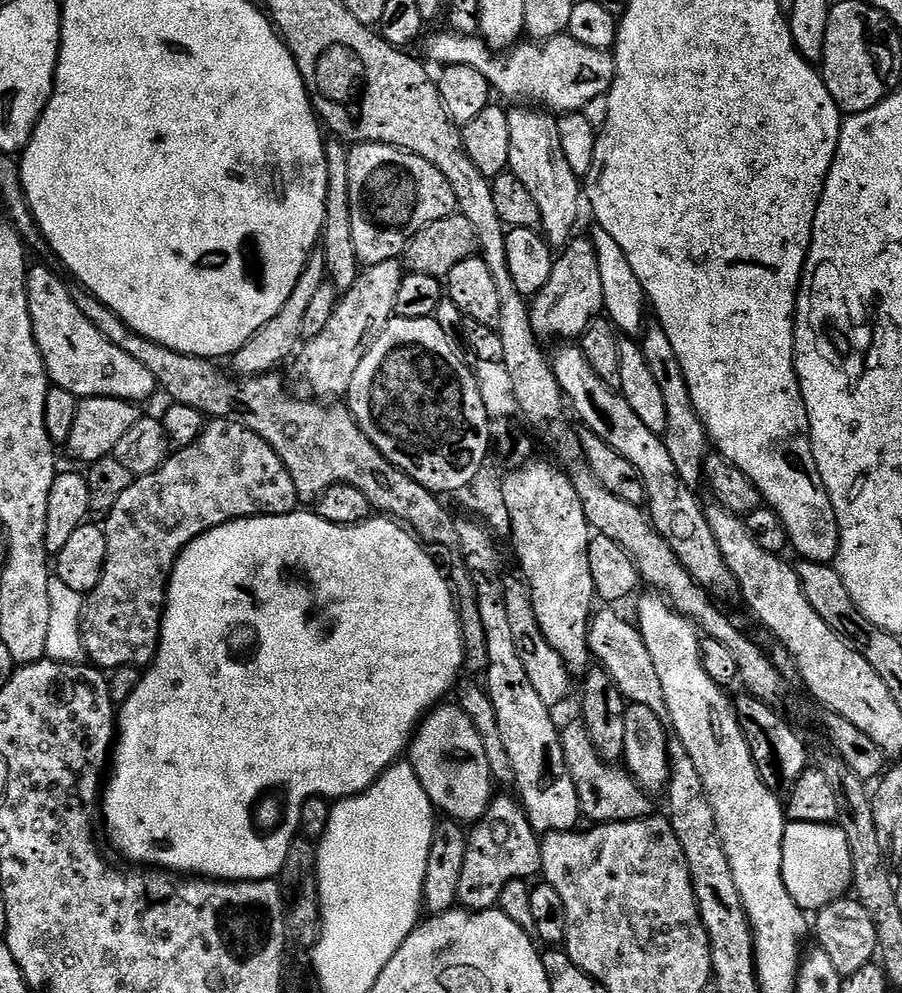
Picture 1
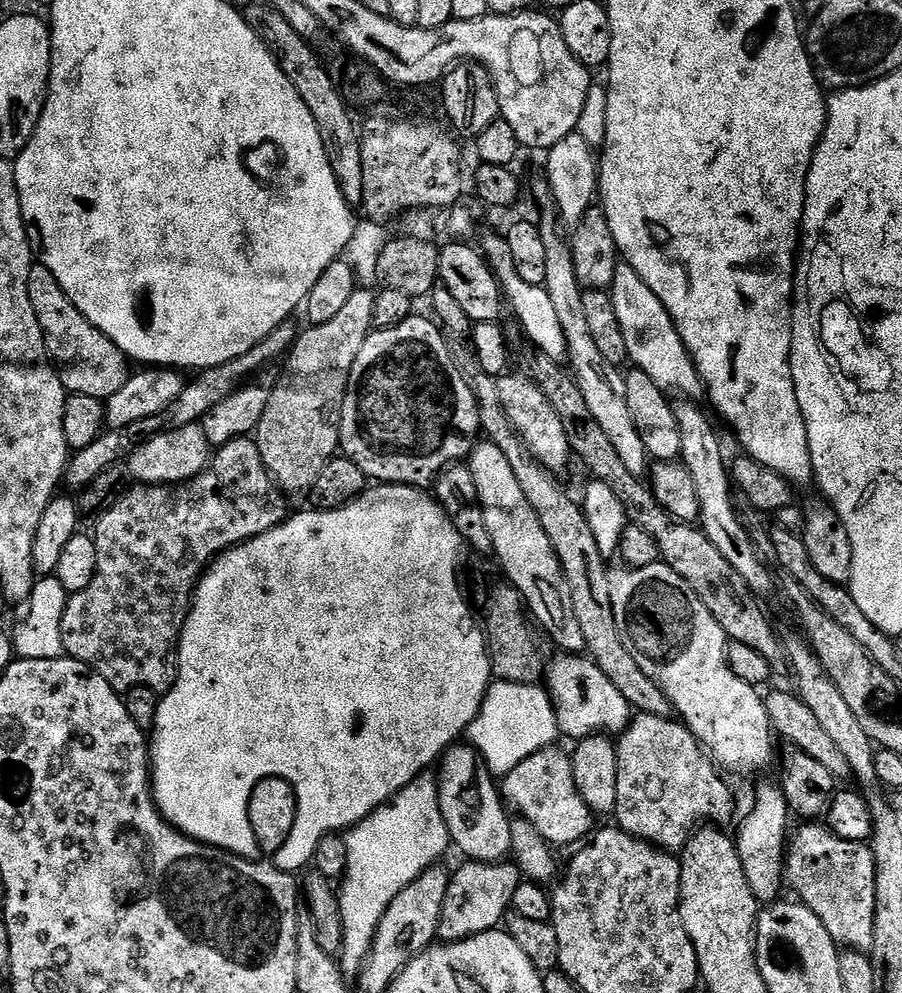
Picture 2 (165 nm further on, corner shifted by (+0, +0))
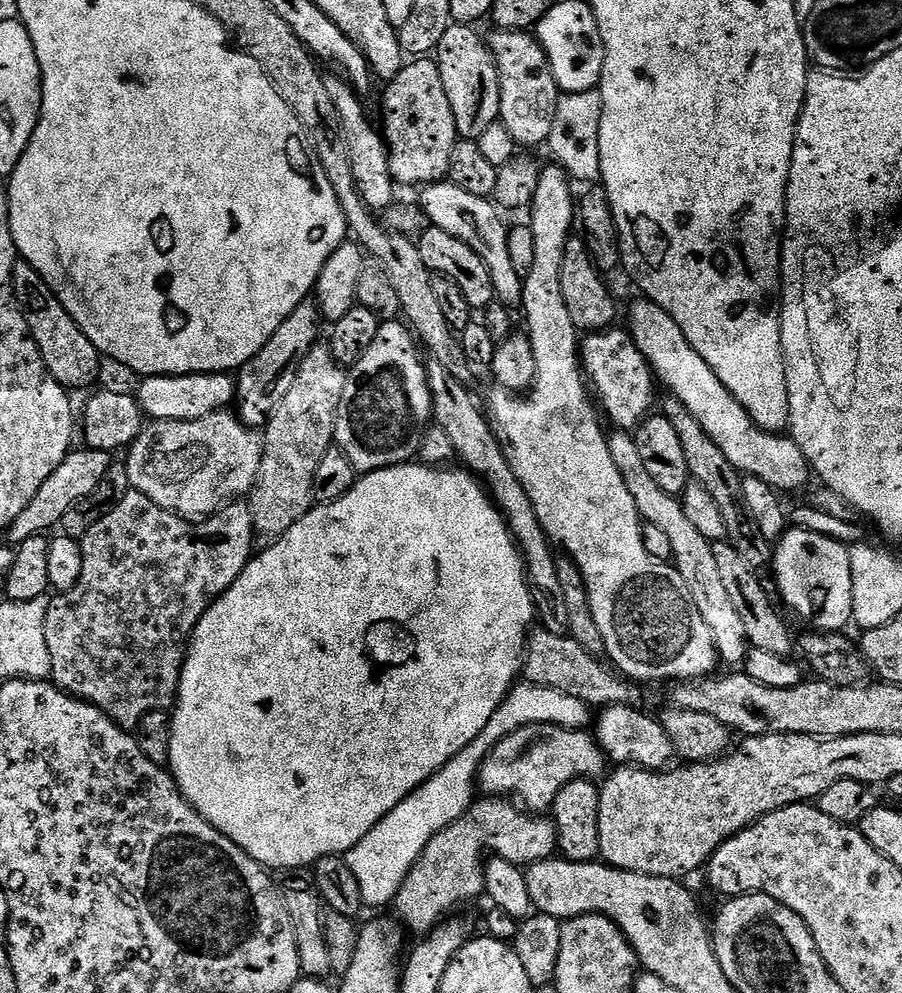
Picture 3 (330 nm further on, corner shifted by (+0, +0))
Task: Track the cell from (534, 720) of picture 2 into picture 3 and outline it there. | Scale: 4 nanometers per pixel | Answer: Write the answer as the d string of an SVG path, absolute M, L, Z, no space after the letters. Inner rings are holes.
M527 682L512 687L498 710L494 710L494 718L486 722L486 730L482 730L482 734L478 734L470 746L450 758L450 762L446 762L446 766L437 770L425 784L418 785L405 800L398 802L398 806L394 806L386 818L382 818L346 853L350 870L354 870L358 886L362 886L365 905L369 909L380 908L383 904L391 905L402 882L406 882L406 874L410 874L430 838L466 814L468 807L474 803L472 791L475 793L478 788L480 764L498 741L514 734L514 730L531 724L560 724L563 728L584 730L593 720L594 712L589 704L570 694L562 694L562 690Z

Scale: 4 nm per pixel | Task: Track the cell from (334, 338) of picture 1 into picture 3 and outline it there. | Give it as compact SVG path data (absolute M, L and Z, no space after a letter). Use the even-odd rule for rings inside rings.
M318 342L310 350L308 357L298 366L298 374L291 384L286 398L278 402L276 412L270 418L267 428L263 429L264 453L262 466L256 479L256 486L250 493L250 507L254 518L254 530L261 541L271 542L280 539L297 524L314 506L312 487L314 486L314 470L318 470L322 458L326 458L326 450L334 447L336 438L336 419L342 406L342 394L346 390L348 372L334 358L331 347L327 343Z

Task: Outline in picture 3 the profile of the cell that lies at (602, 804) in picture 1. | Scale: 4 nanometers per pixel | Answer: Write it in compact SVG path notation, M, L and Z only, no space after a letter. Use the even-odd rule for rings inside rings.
M508 798L477 799L462 818L430 838L426 850L422 850L410 874L406 874L406 882L402 882L396 895L394 909L401 925L409 933L427 934L441 920L463 909L460 908L463 904L485 895L484 848L492 856L501 856L506 862L521 866L551 860L558 852L556 824L547 815L521 810Z

